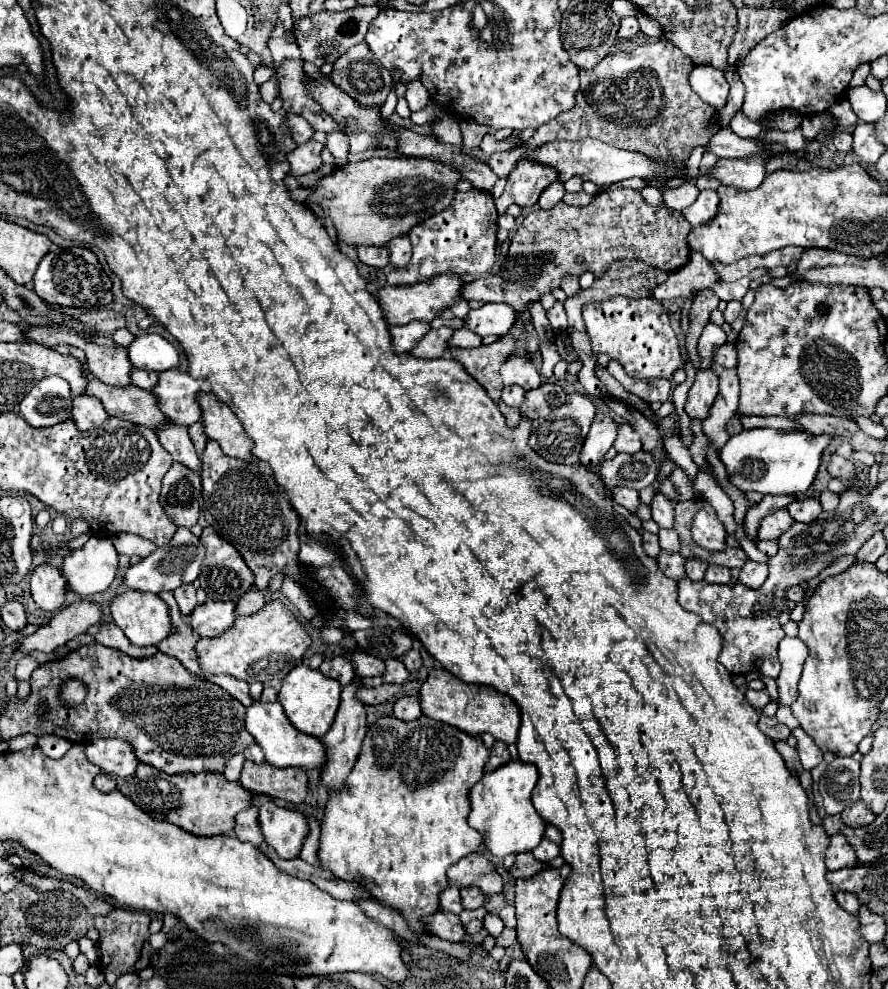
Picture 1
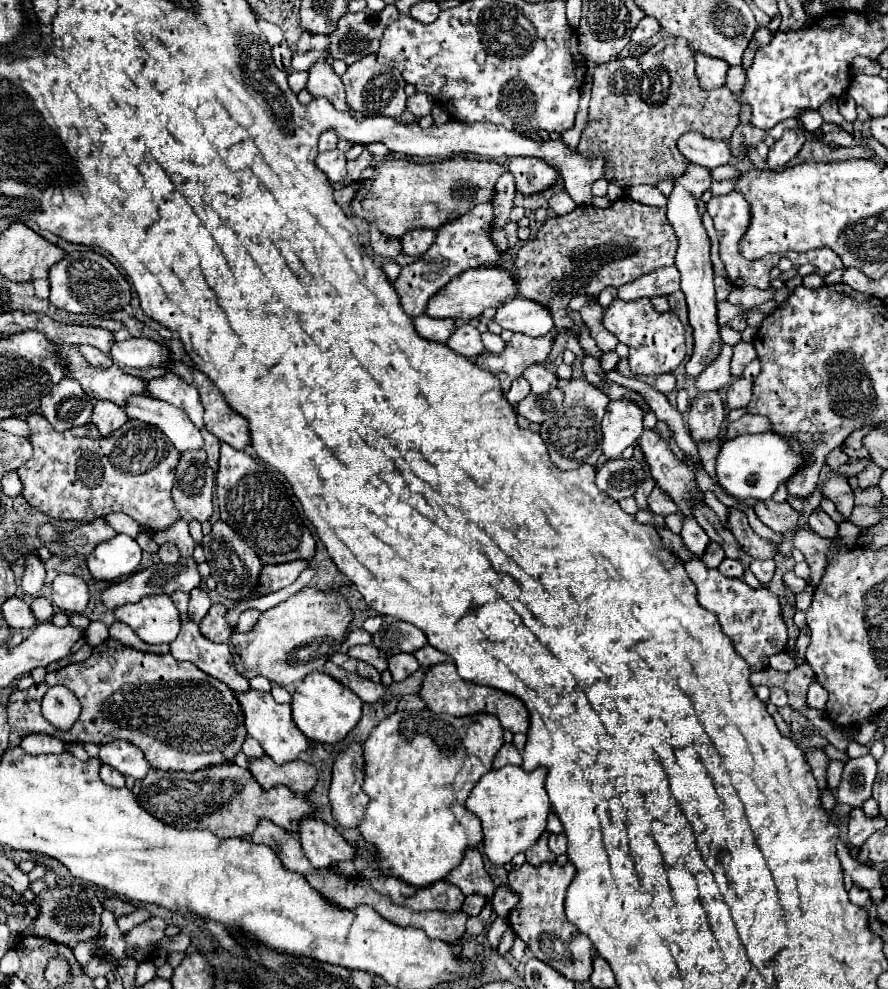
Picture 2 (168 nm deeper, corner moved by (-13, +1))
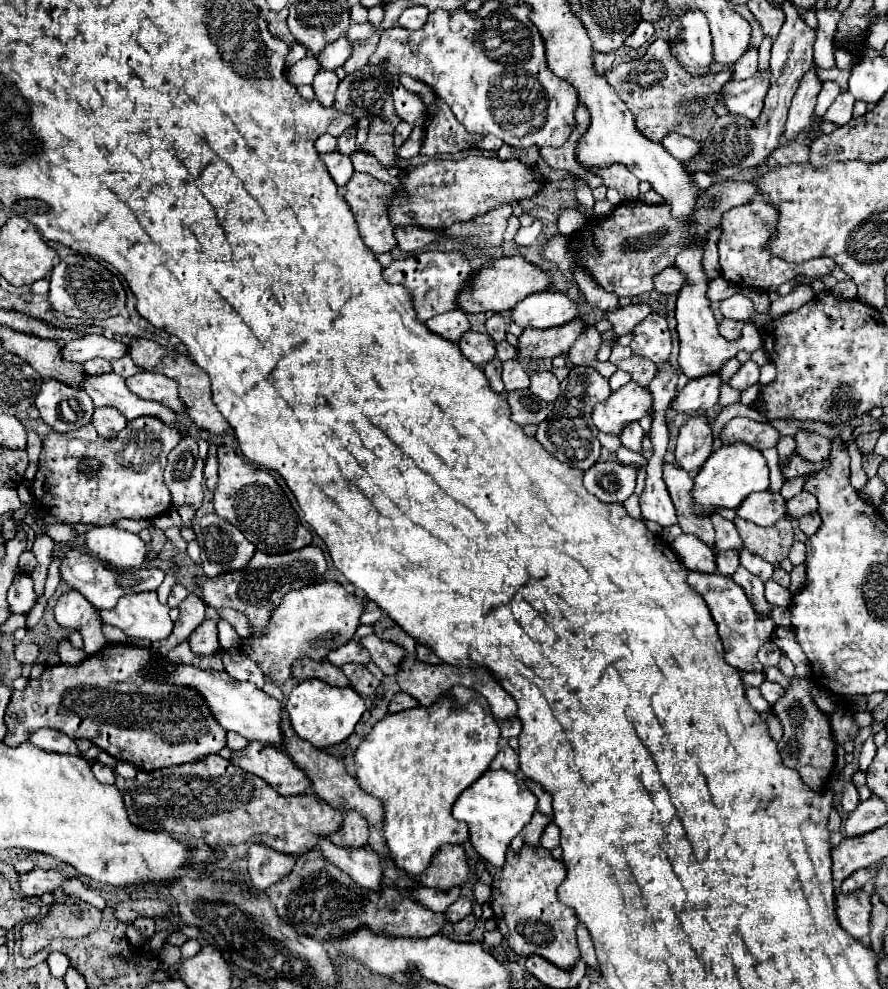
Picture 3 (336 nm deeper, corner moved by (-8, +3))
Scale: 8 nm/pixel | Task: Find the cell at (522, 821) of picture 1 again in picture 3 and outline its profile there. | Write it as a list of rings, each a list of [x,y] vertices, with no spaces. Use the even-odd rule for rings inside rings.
[[[487,770],[453,804],[453,818],[469,826],[469,842],[481,858],[495,866],[505,864],[505,852],[511,840],[523,830],[537,808],[537,796],[525,786],[525,780],[507,770]]]

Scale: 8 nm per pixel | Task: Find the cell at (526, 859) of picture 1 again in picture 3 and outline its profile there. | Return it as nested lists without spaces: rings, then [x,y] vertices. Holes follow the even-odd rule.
[[[539,810],[533,814],[533,818],[531,818],[531,822],[525,826],[525,830],[521,832],[521,836],[523,836],[523,842],[525,844],[531,844],[531,846],[539,846],[539,838],[541,838],[541,834],[543,834],[543,830],[545,830],[545,826],[551,822],[551,818],[547,818],[545,814],[541,814]]]

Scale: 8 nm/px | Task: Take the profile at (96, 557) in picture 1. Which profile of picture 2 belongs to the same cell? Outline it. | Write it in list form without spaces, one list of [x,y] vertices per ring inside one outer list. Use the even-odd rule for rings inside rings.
[[[116,534],[112,540],[106,540],[94,548],[86,558],[88,570],[98,582],[116,582],[134,574],[140,566],[142,550],[134,538],[126,534]]]

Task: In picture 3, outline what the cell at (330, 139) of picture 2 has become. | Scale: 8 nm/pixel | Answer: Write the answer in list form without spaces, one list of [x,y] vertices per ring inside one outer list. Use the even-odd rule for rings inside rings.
[[[327,134],[327,136],[321,136],[321,138],[317,138],[317,142],[315,142],[315,148],[317,148],[317,152],[319,152],[319,154],[335,152],[335,150],[337,150],[337,138],[335,138],[335,136],[331,136],[331,134]]]

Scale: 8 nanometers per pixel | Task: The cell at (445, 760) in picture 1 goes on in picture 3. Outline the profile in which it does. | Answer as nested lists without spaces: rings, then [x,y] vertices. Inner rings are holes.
[[[453,686],[427,708],[417,706],[405,712],[387,714],[373,726],[369,736],[359,744],[359,750],[355,752],[357,782],[367,794],[373,794],[385,804],[383,830],[397,868],[409,874],[421,874],[441,844],[459,844],[469,838],[469,828],[451,816],[451,808],[459,794],[489,768],[491,760],[499,752],[497,742],[499,726],[487,700],[465,686]]]

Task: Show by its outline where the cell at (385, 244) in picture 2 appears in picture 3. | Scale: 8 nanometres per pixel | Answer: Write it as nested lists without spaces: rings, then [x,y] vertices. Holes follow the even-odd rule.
[[[355,172],[351,176],[351,180],[347,182],[347,186],[345,186],[345,200],[349,202],[349,206],[355,214],[361,238],[363,238],[365,246],[369,250],[373,250],[375,254],[391,252],[397,246],[395,236],[393,236],[395,228],[391,226],[391,220],[389,220],[389,206],[391,206],[393,194],[395,194],[395,188],[391,184],[379,182],[371,174],[363,174],[363,172]]]

